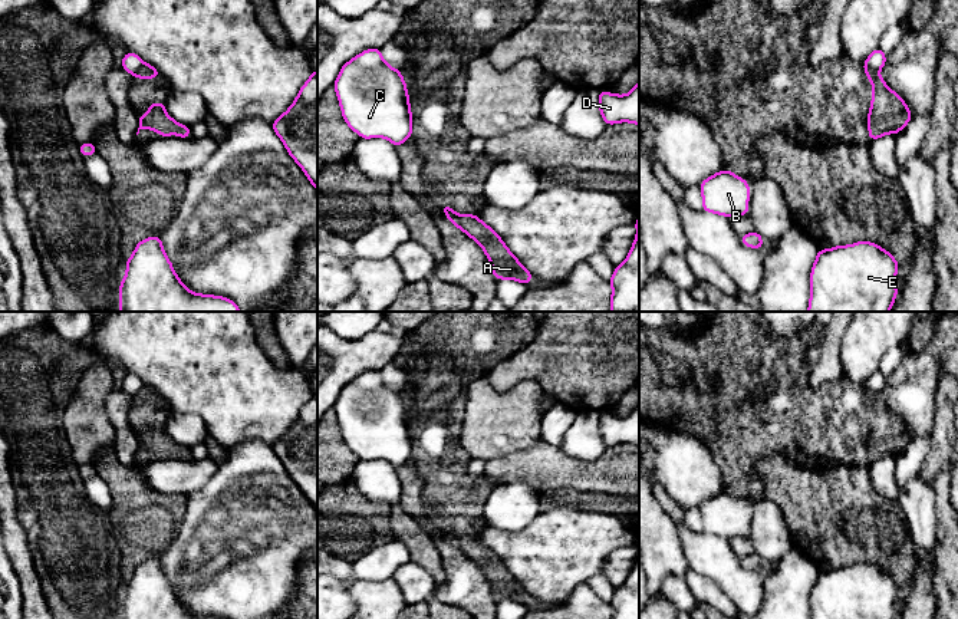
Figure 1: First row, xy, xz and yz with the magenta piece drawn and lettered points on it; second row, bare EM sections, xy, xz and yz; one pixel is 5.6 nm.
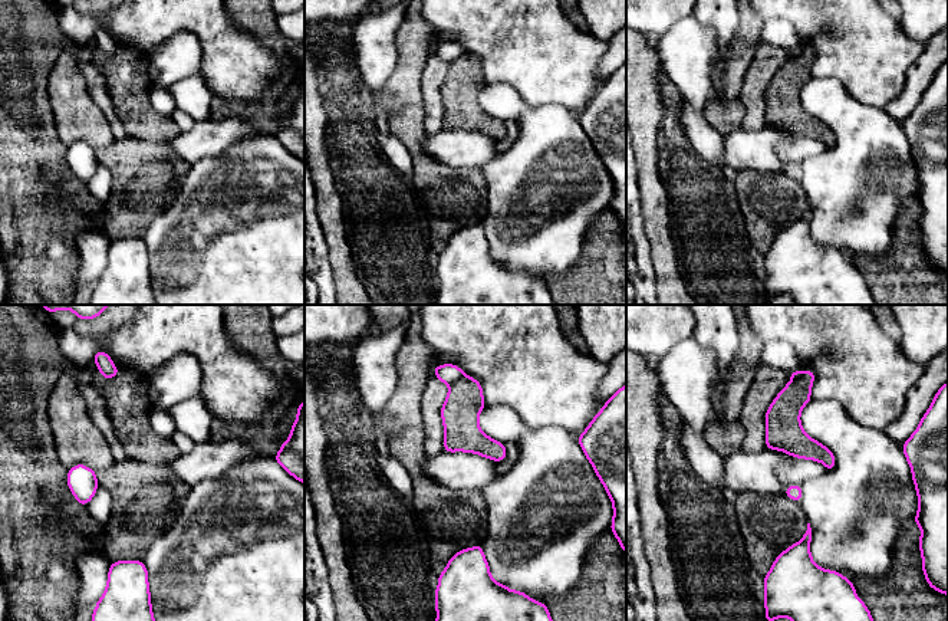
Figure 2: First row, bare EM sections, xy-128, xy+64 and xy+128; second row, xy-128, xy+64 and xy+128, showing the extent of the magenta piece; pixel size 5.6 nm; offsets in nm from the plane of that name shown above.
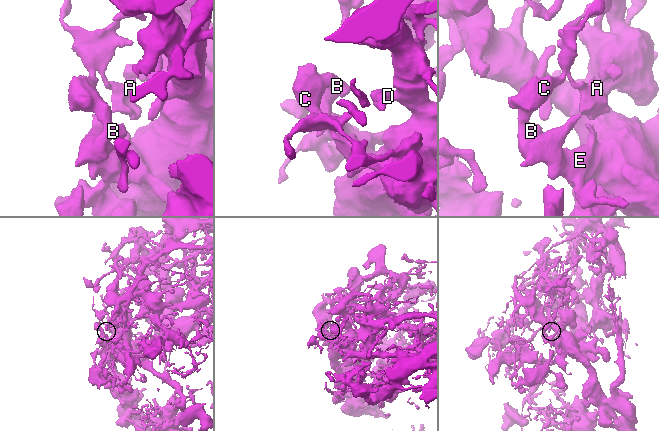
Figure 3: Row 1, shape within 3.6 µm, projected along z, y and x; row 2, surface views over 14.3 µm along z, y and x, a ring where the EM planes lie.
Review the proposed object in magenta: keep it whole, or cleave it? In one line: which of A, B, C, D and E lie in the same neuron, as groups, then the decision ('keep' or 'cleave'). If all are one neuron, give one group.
A / B C D E | cleave

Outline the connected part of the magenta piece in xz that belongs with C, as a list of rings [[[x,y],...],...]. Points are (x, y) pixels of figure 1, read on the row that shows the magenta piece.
[[[366,49],[342,66],[333,89],[336,90],[342,116],[361,138],[375,136],[402,145],[412,135],[412,113],[405,80],[399,69],[391,68],[381,49]]]

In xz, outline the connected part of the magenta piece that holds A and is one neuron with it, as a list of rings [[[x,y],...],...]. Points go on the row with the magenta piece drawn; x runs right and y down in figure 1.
[[[474,214],[461,215],[461,228],[485,251],[497,280],[511,279],[529,284],[531,273],[514,257],[500,236]]]

